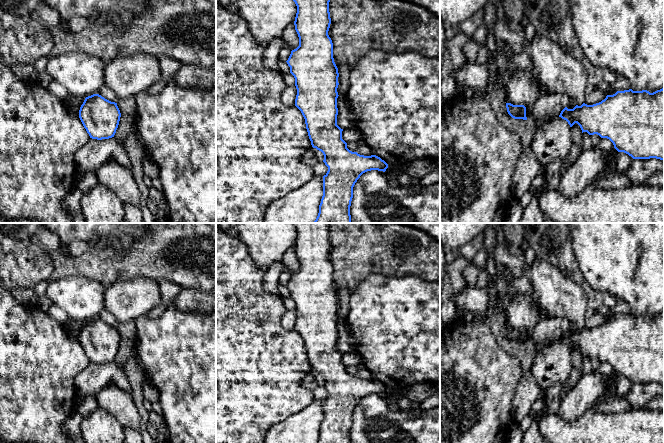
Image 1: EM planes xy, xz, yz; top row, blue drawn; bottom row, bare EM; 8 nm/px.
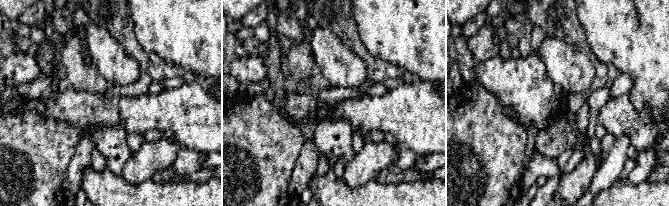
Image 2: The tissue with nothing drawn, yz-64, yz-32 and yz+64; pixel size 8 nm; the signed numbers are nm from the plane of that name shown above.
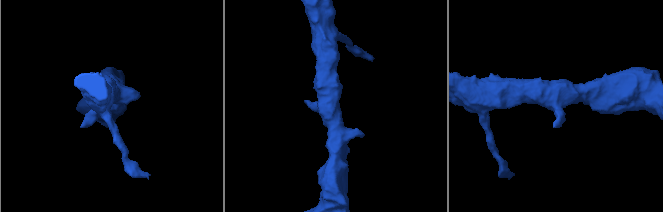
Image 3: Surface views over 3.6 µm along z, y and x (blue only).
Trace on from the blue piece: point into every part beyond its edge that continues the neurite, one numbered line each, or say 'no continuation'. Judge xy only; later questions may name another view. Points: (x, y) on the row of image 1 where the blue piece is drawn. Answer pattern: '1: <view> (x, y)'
no continuation

